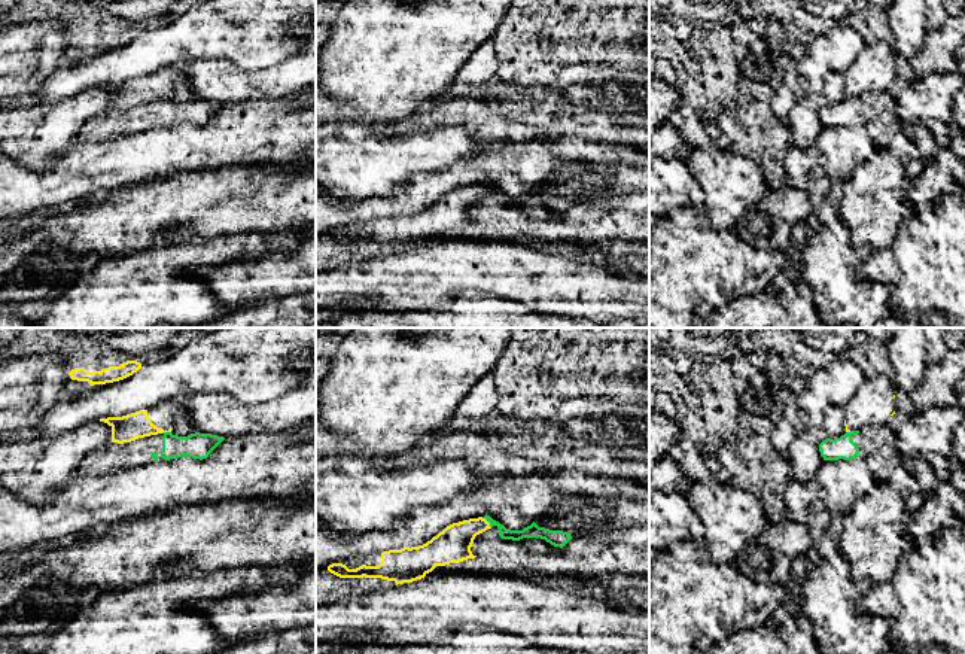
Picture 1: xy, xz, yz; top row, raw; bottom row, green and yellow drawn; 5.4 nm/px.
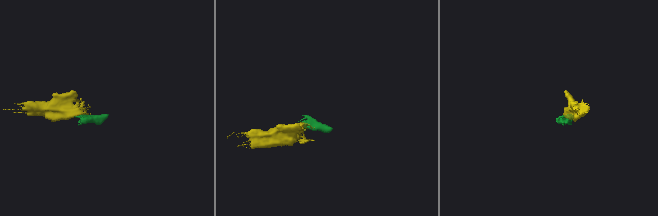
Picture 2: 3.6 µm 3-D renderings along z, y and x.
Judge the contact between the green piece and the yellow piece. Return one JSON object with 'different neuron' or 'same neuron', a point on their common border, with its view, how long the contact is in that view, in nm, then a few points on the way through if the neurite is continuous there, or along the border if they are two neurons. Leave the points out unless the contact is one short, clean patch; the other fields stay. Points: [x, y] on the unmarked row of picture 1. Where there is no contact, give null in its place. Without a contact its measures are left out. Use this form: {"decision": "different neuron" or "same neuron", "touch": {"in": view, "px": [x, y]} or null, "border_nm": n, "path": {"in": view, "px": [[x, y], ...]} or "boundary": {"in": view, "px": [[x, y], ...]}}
{"decision": "different neuron", "touch": {"in": "xz", "px": [487, 186]}, "border_nm": 80, "boundary": {"in": "xz", "px": [[481, 183], [490, 194]]}}

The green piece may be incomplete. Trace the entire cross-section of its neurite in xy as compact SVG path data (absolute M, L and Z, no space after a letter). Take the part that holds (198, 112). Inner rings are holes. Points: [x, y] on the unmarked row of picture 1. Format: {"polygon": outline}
{"polygon": "M164 98L124 110L110 109L82 124L77 143L98 143L121 136L143 133L161 125L168 127L183 122L203 127L223 106L223 103L211 100L195 98L188 103L177 103L171 98Z"}

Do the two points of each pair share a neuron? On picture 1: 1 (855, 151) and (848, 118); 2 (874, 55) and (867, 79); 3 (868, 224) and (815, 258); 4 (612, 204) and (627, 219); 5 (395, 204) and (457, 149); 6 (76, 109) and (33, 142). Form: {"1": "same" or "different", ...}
{"1": "different", "2": "same", "3": "different", "4": "same", "5": "different", "6": "same"}

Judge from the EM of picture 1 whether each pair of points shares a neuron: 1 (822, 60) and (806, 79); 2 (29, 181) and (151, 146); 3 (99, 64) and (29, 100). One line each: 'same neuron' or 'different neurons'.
1: same neuron
2: same neuron
3: same neuron

